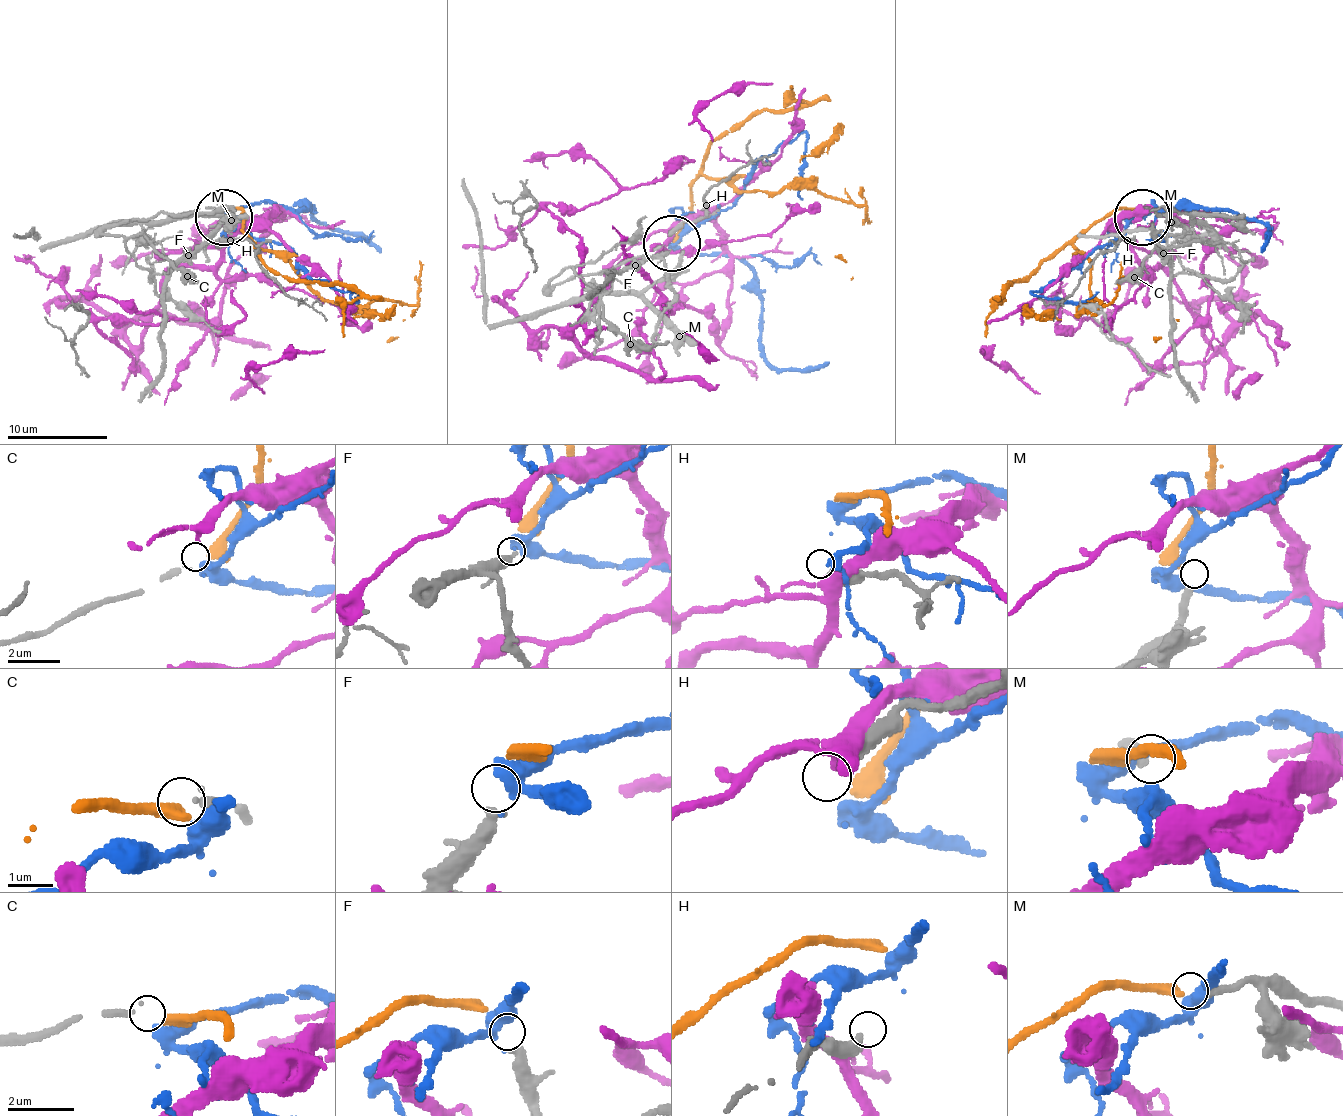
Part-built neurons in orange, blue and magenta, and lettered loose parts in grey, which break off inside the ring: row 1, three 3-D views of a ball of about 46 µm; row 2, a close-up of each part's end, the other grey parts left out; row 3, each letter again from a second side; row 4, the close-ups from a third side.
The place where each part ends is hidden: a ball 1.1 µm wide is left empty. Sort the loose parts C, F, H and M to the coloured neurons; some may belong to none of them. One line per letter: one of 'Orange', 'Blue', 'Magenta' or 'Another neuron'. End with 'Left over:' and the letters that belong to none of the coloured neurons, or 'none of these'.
C: Orange
F: Blue
H: Another neuron
M: Another neuron
Left over: H, M

